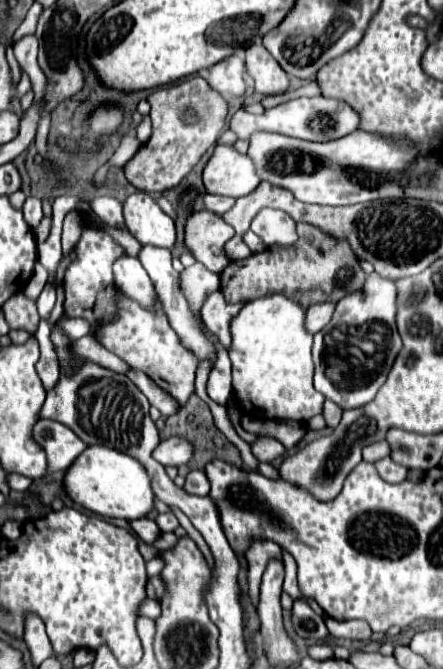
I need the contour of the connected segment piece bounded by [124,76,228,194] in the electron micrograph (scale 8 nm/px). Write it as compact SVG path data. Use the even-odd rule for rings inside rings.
M194 76L190 80L164 86L154 90L148 96L148 102L152 106L150 118L152 118L152 136L146 144L140 146L140 150L124 164L124 174L132 186L136 186L142 192L166 192L196 166L200 156L222 136L226 130L226 114L228 104L208 86L208 82L200 76ZM192 108L198 112L200 122L198 124L186 124L182 120L184 112Z

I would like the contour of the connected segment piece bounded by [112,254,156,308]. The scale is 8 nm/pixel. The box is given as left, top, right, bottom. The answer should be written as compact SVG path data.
M124 254L124 258L114 262L112 268L116 288L120 288L126 296L136 300L144 308L150 308L154 304L154 284L150 282L150 276L146 274L138 258Z

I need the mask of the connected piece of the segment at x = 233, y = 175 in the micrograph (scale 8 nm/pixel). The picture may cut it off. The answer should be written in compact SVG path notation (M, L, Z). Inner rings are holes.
M232 146L214 148L202 170L202 180L206 192L230 198L246 196L260 184L252 160L246 154L236 152Z

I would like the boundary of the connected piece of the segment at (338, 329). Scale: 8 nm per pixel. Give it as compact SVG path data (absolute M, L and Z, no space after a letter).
M372 272L362 290L348 294L336 304L336 310L332 314L332 320L326 328L322 328L318 334L314 334L314 346L312 346L312 358L314 358L314 388L324 394L326 400L336 402L344 410L358 408L370 402L378 388L386 382L386 374L390 372L394 358L402 350L402 340L396 330L396 286L392 280L378 278L376 272Z

